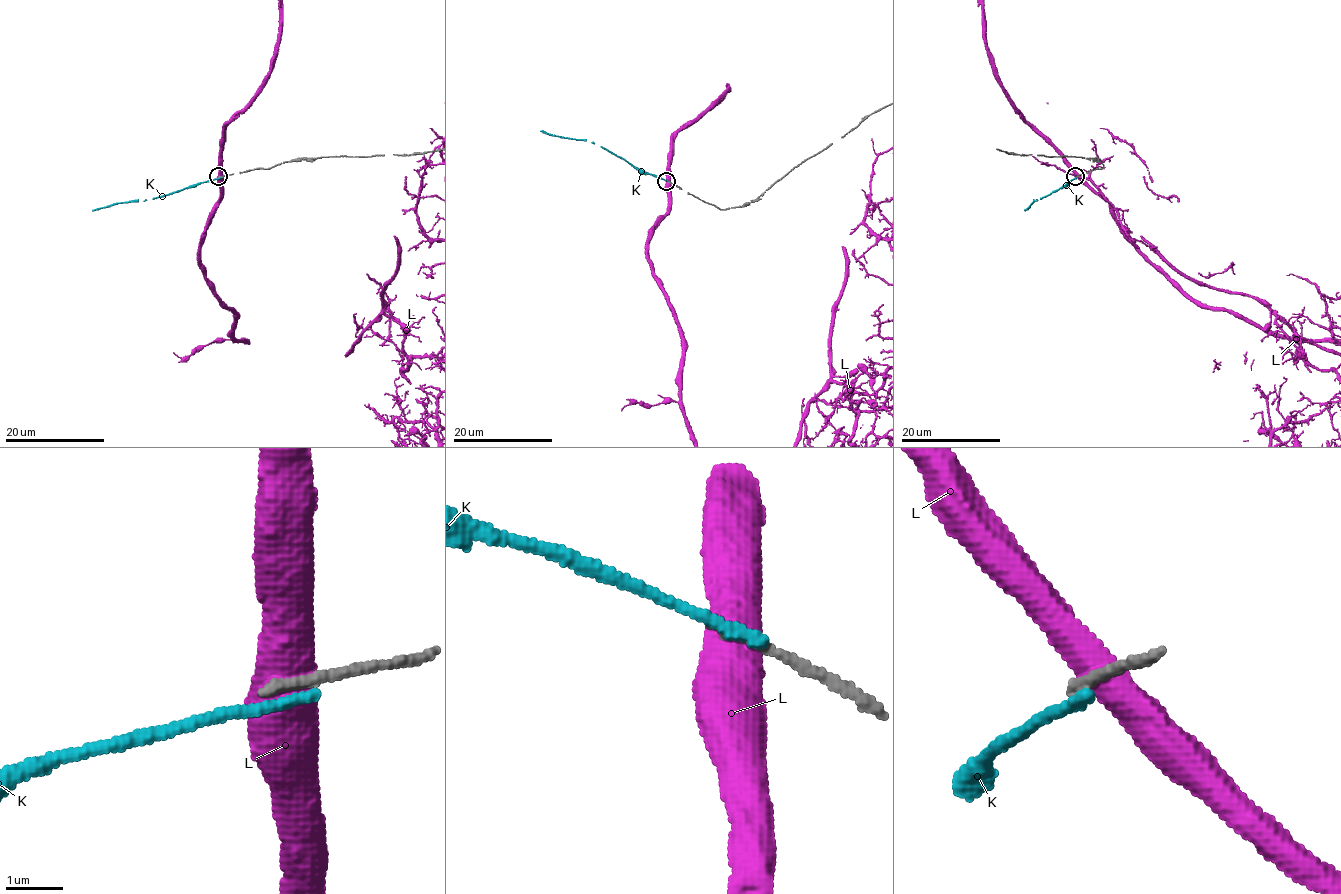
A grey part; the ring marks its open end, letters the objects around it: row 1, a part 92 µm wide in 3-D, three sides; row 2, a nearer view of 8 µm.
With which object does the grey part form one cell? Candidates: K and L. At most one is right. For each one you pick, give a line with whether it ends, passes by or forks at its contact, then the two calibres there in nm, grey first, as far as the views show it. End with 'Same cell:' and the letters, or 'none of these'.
Same cell: none of these

